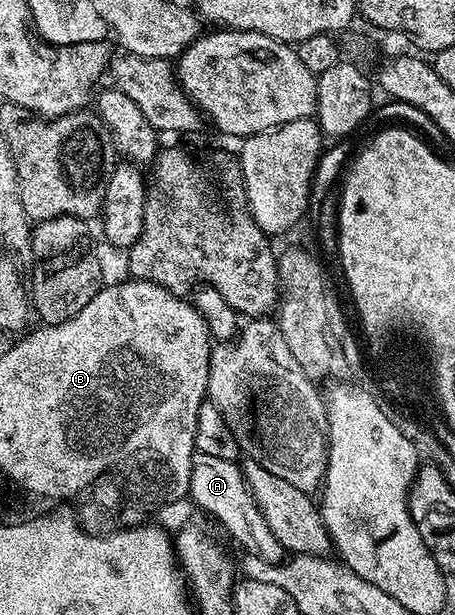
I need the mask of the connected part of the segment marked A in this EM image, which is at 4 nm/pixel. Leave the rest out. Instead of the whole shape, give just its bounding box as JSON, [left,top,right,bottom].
[188,453,285,563]

